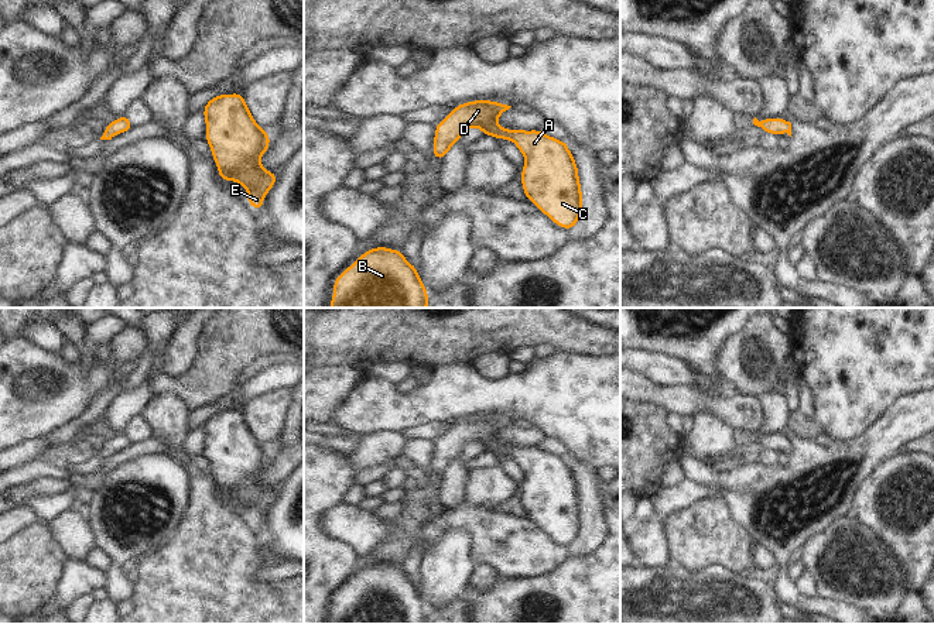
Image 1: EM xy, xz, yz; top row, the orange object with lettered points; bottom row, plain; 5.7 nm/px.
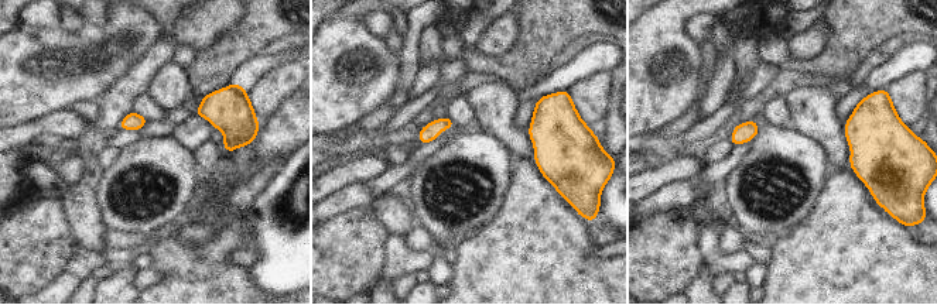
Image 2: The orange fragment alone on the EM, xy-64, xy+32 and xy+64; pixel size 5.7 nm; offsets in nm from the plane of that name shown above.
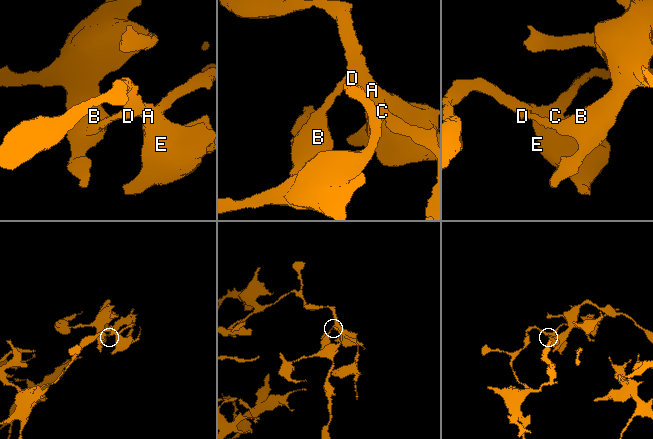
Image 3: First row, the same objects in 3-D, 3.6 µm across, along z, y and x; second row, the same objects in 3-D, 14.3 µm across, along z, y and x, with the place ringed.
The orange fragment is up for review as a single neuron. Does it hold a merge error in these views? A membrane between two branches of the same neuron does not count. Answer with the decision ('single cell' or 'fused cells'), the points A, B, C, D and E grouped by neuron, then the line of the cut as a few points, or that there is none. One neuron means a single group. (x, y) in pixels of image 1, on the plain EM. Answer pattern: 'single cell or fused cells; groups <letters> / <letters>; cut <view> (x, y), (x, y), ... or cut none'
single cell; groups A B C D E; cut none

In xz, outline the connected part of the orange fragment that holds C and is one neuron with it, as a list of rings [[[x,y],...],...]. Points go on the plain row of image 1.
[[[475,416],[462,419],[447,435],[435,440],[434,474],[444,476],[452,460],[468,443],[478,443],[486,452],[510,456],[526,474],[521,501],[527,517],[562,545],[571,546],[581,534],[582,508],[578,481],[567,457],[560,457],[540,446],[507,446],[496,435],[512,422]]]

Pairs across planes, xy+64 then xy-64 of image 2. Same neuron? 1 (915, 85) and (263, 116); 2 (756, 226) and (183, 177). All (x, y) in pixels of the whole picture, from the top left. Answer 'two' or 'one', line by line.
1: one
2: one

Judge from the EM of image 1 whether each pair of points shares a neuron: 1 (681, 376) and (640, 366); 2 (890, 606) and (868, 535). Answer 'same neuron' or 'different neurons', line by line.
1: same neuron
2: same neuron

